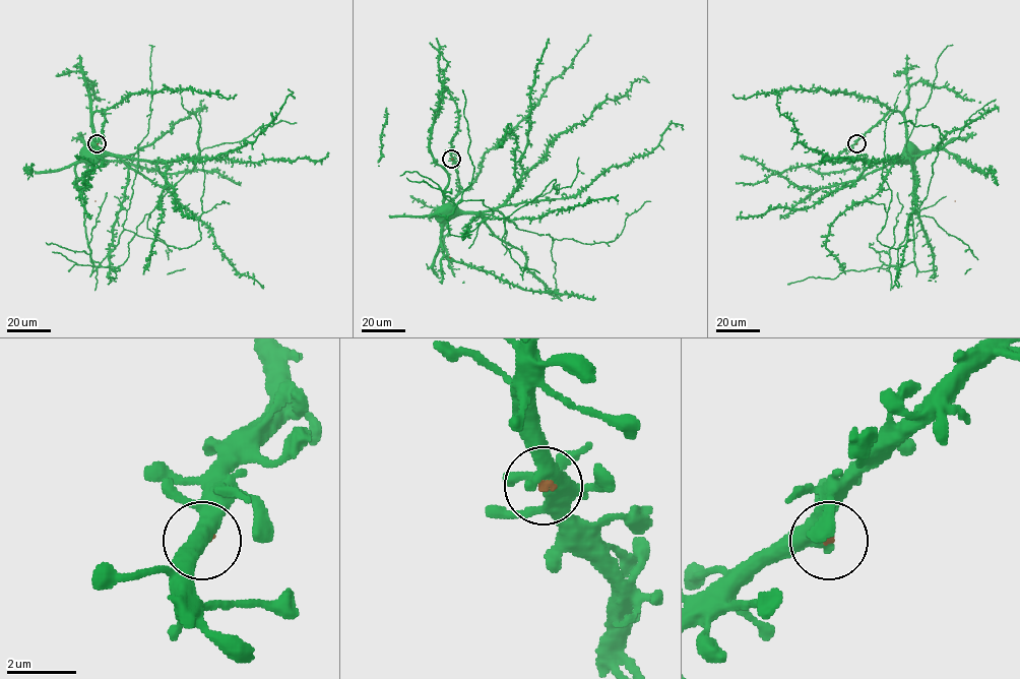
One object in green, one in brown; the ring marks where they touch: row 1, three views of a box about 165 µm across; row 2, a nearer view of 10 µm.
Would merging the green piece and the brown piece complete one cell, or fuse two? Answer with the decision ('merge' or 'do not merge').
do not merge

